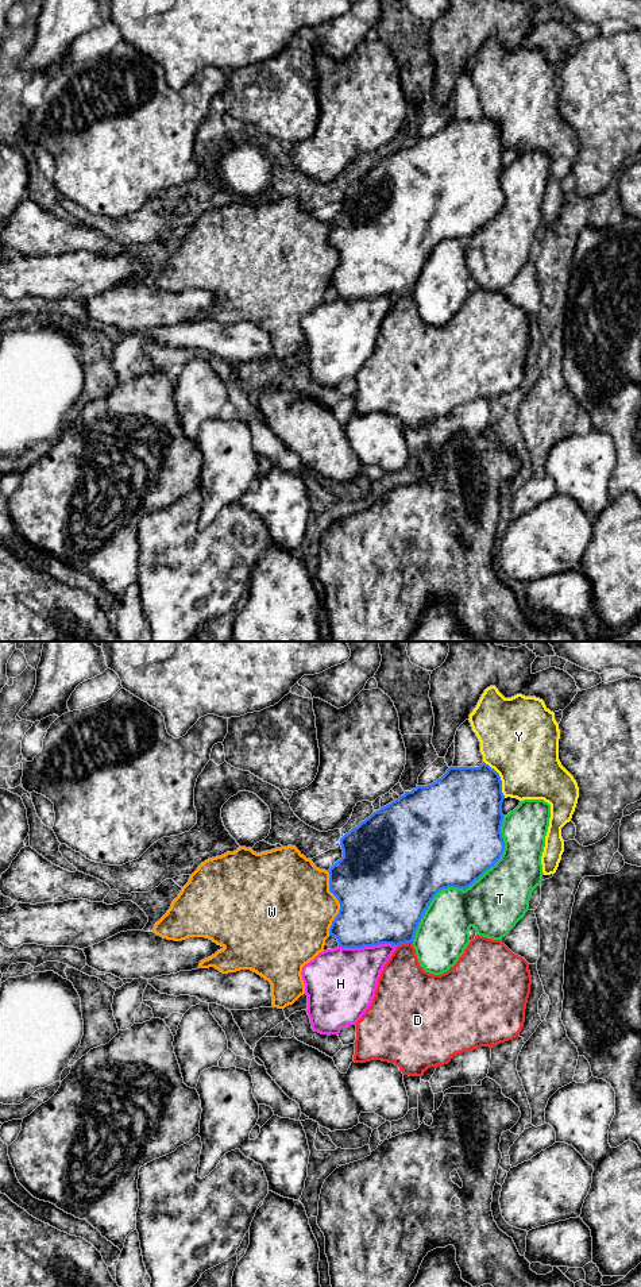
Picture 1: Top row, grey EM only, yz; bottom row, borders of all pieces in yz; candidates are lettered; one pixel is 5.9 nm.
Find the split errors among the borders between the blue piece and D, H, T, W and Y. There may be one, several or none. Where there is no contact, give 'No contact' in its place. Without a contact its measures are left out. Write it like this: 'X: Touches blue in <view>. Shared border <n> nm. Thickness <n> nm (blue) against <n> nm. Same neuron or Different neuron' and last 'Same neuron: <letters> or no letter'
D: Touches blue in yz. Shared border 100 nm. Thickness 440 nm (blue) against 300 nm. Different neuron
H: Touches blue in yz. Shared border 340 nm. Thickness 460 nm (blue) against 380 nm. Same neuron
T: Touches blue in yz. Shared border 950 nm. Thickness 460 nm (blue) against 360 nm. Different neuron
W: Touches blue in yz. Shared border 380 nm. Thickness 500 nm (blue) against 420 nm. Different neuron
Y: Touches blue in yz. Shared border 260 nm. Thickness 420 nm (blue) against 460 nm. Different neuron
Same neuron: H

